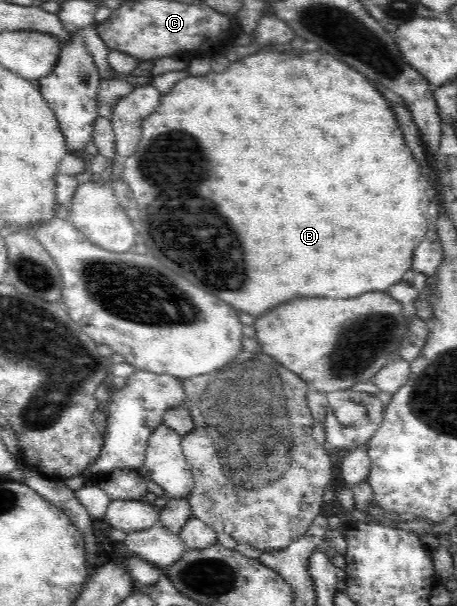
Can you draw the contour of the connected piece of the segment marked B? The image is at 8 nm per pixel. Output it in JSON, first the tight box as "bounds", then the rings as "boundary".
{"bounds":[121,50,436,318],"boundary":[[[264,50],[230,64],[230,68],[220,74],[210,72],[206,76],[187,76],[178,81],[168,94],[161,96],[160,104],[143,122],[141,139],[134,154],[124,160],[121,179],[134,192],[138,207],[142,204],[146,226],[150,226],[150,238],[144,238],[144,244],[152,252],[158,252],[158,258],[162,258],[164,266],[174,274],[186,278],[194,286],[202,286],[202,290],[214,294],[218,300],[233,306],[238,312],[246,312],[257,318],[266,310],[300,296],[354,298],[364,292],[386,291],[388,286],[404,281],[406,271],[413,268],[414,250],[434,221],[436,192],[432,191],[432,183],[412,151],[406,148],[403,132],[396,124],[390,104],[360,72],[352,70],[344,62],[328,54],[322,56],[324,60],[316,58],[316,54],[292,58],[282,52]]]}

